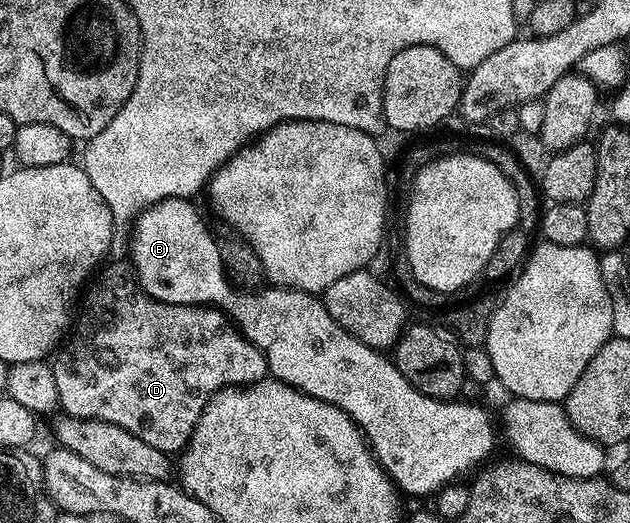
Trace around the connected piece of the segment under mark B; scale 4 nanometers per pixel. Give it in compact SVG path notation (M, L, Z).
M190 198L186 199L161 199L152 202L150 205L144 206L143 211L136 219L133 220L133 226L130 228L129 234L129 258L130 266L133 268L133 274L142 287L146 295L151 295L157 301L162 303L172 303L173 305L214 305L222 309L234 322L237 324L243 336L246 337L253 345L257 345L257 349L261 349L267 356L267 369L270 378L280 379L283 383L288 383L291 387L295 387L299 391L305 392L306 395L317 397L321 401L325 401L329 405L333 405L337 409L341 409L347 414L351 420L358 425L359 430L367 437L367 442L371 445L371 450L375 452L375 457L379 464L387 471L387 476L391 478L392 483L404 496L407 495L427 495L434 496L439 488L446 483L454 482L458 477L463 477L463 474L470 469L474 463L482 464L487 454L491 451L493 443L493 435L491 433L491 425L485 412L481 408L475 407L471 401L444 401L434 399L425 393L421 393L413 385L409 385L409 381L405 381L405 377L395 367L394 362L390 358L387 359L382 350L365 345L361 341L357 341L357 337L353 337L348 331L345 331L341 324L333 317L329 317L329 313L325 309L322 298L316 297L309 291L293 291L290 287L277 287L274 285L268 286L262 293L240 293L235 290L226 277L223 258L219 252L220 244L215 243L215 239L211 236L209 228L203 224L203 219L199 216L199 211L194 207Z

